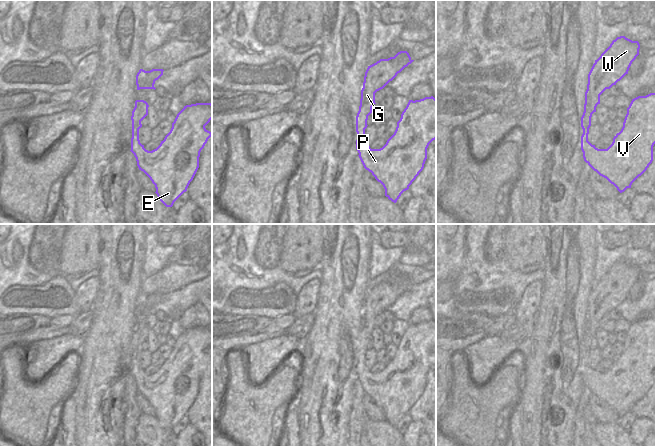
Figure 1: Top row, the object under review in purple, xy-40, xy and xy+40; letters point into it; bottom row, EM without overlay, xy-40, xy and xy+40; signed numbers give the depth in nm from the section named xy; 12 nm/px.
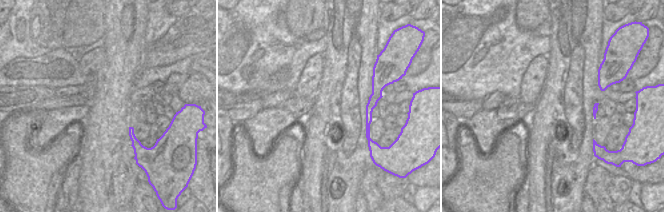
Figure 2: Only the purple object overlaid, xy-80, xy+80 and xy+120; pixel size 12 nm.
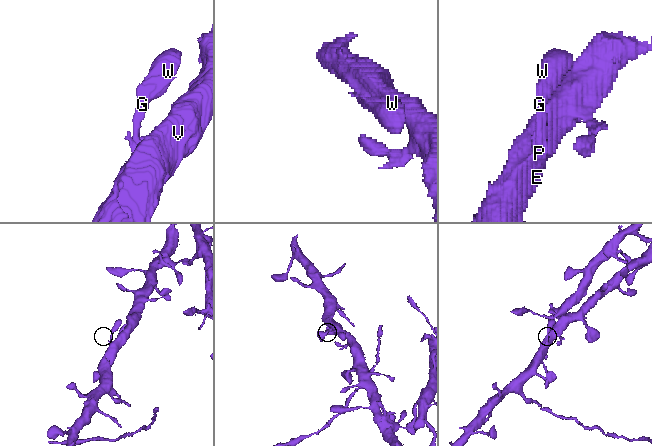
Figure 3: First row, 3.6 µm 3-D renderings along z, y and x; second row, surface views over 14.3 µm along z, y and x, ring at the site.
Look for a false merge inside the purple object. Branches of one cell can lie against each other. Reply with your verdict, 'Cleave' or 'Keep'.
Keep.

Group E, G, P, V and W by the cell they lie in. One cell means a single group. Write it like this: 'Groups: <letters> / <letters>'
Groups: E G P V W.

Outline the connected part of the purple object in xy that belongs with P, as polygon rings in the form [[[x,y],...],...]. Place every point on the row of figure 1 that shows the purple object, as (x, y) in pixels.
[[[400,51],[394,57],[368,66],[356,116],[358,156],[364,168],[383,185],[385,196],[394,203],[423,170],[427,148],[436,139],[436,99],[431,96],[409,100],[394,134],[382,148],[371,149],[364,135],[368,116],[376,104],[375,93],[413,61],[407,51]]]

